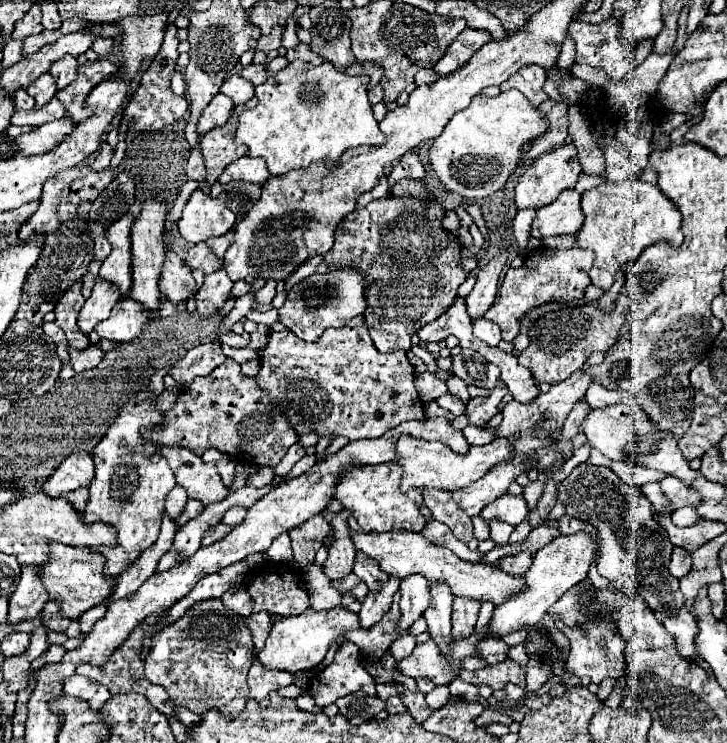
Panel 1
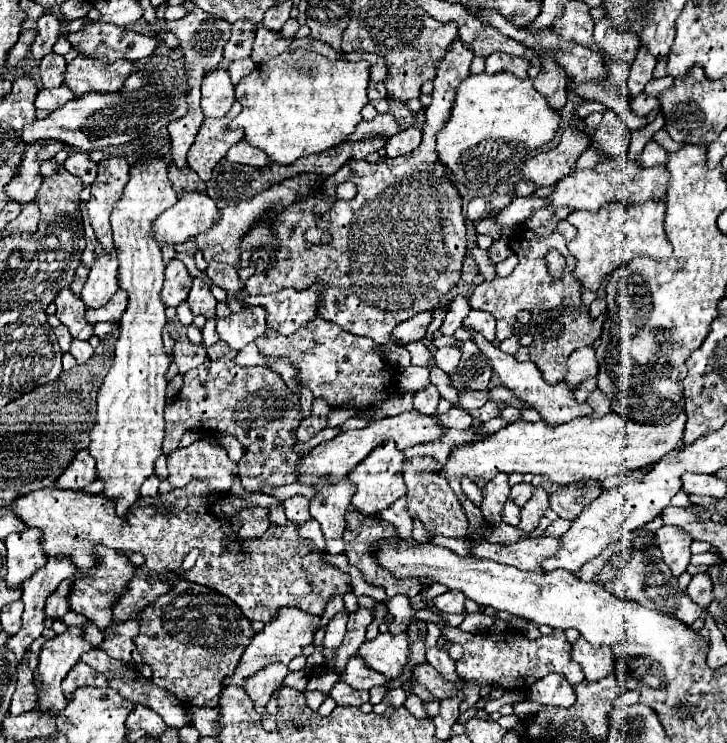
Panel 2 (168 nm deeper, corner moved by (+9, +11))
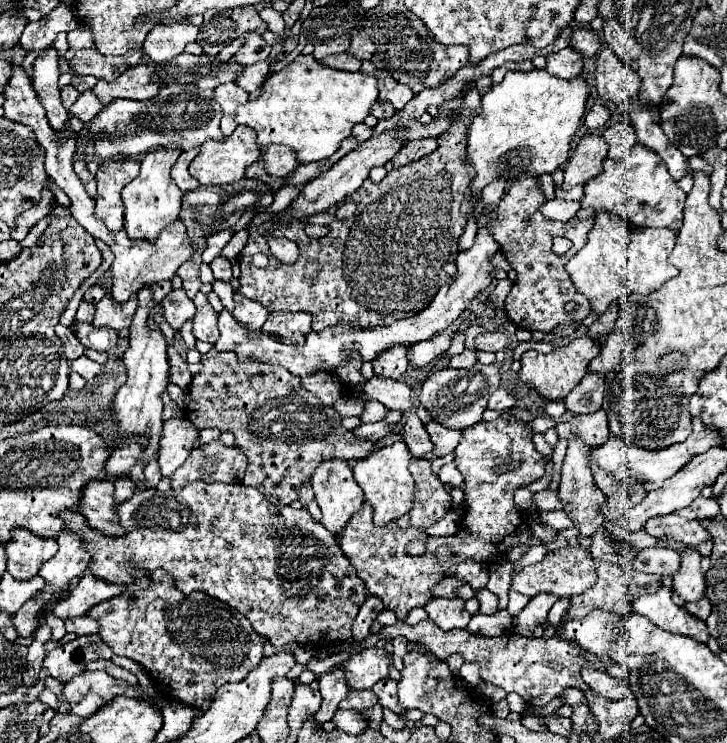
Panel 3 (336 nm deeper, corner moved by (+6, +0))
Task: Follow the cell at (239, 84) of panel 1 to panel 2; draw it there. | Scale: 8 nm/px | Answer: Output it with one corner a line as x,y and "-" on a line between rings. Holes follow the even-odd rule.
244,58
244,60
236,60
228,66
228,72
230,72
230,78
232,78
232,84
238,84
256,64
250,60
250,58

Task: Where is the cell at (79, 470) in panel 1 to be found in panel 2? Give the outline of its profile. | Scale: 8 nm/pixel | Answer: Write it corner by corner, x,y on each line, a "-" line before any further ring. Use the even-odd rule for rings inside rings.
80,450
70,462
66,472
56,480
54,488
60,490
84,490
96,480
96,466
88,450

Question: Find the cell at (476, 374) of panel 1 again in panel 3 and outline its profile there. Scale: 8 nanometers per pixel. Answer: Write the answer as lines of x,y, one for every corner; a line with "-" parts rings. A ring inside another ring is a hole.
477,363
471,369
441,369
435,371
421,389
421,405
425,405
433,417
445,427
467,429
481,421
481,413
487,409
487,401
495,389
499,389
499,363
483,365

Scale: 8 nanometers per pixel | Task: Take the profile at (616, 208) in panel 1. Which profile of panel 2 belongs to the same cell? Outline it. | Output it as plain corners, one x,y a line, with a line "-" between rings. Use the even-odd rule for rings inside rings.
608,202
600,212
574,212
568,222
576,226
576,236
568,242
568,250
576,256
574,276
578,282
596,292
604,276
614,268
628,264
634,256
648,256
654,260
668,260
672,246
664,234
664,212
662,202
644,202
642,206
624,206
620,202

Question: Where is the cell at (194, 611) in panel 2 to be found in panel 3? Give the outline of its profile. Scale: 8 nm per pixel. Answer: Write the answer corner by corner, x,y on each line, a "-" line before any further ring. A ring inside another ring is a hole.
155,569
149,575
149,587
139,591
125,591
117,597
105,599
93,605
87,611
87,617
95,619
99,627
99,635
111,647
115,655
129,657
137,661
153,679
159,695
163,699
175,699
193,709
201,709
205,699
213,699
215,691
225,683
237,683
251,669
255,669
263,657
265,639
253,631
253,627
239,615
235,609
219,603
203,593
183,595
165,579
165,571

